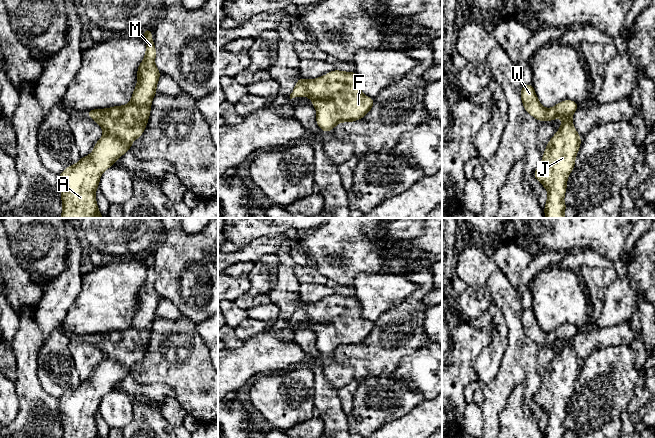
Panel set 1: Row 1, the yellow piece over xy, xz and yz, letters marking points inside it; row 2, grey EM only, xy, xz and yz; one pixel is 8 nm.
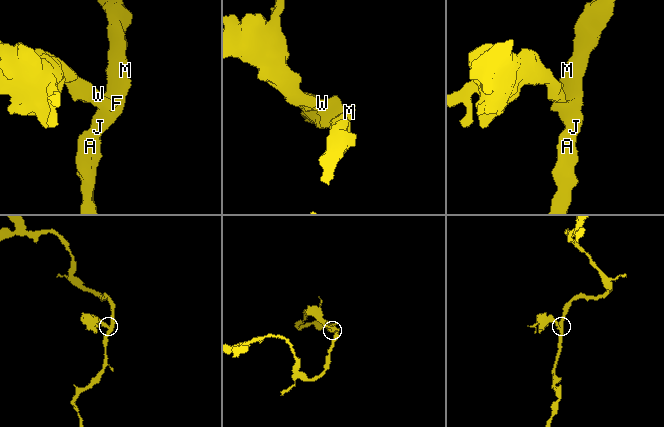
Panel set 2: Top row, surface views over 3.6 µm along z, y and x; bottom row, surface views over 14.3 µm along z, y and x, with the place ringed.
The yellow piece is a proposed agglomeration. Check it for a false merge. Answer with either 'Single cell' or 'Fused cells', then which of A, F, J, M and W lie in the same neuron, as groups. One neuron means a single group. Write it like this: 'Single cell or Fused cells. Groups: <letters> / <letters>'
Single cell. Groups: A F J M W

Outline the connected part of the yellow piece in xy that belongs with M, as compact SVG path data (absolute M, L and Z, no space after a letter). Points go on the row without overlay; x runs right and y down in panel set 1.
M151 253L141 257L147 262L147 271L137 293L138 305L129 328L86 335L86 340L101 350L104 360L90 379L81 381L77 388L59 398L62 438L100 438L95 414L101 398L128 376L132 366L144 356L161 297L154 288L156 272Z

